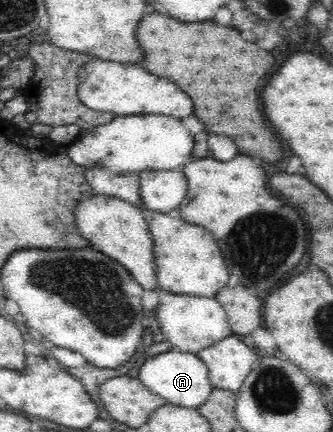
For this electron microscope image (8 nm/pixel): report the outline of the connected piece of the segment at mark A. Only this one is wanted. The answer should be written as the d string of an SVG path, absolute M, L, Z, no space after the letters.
M164 352L147 359L139 375L135 375L139 382L151 393L165 400L165 403L185 408L198 408L207 401L212 385L207 379L207 366L195 354L185 352Z

